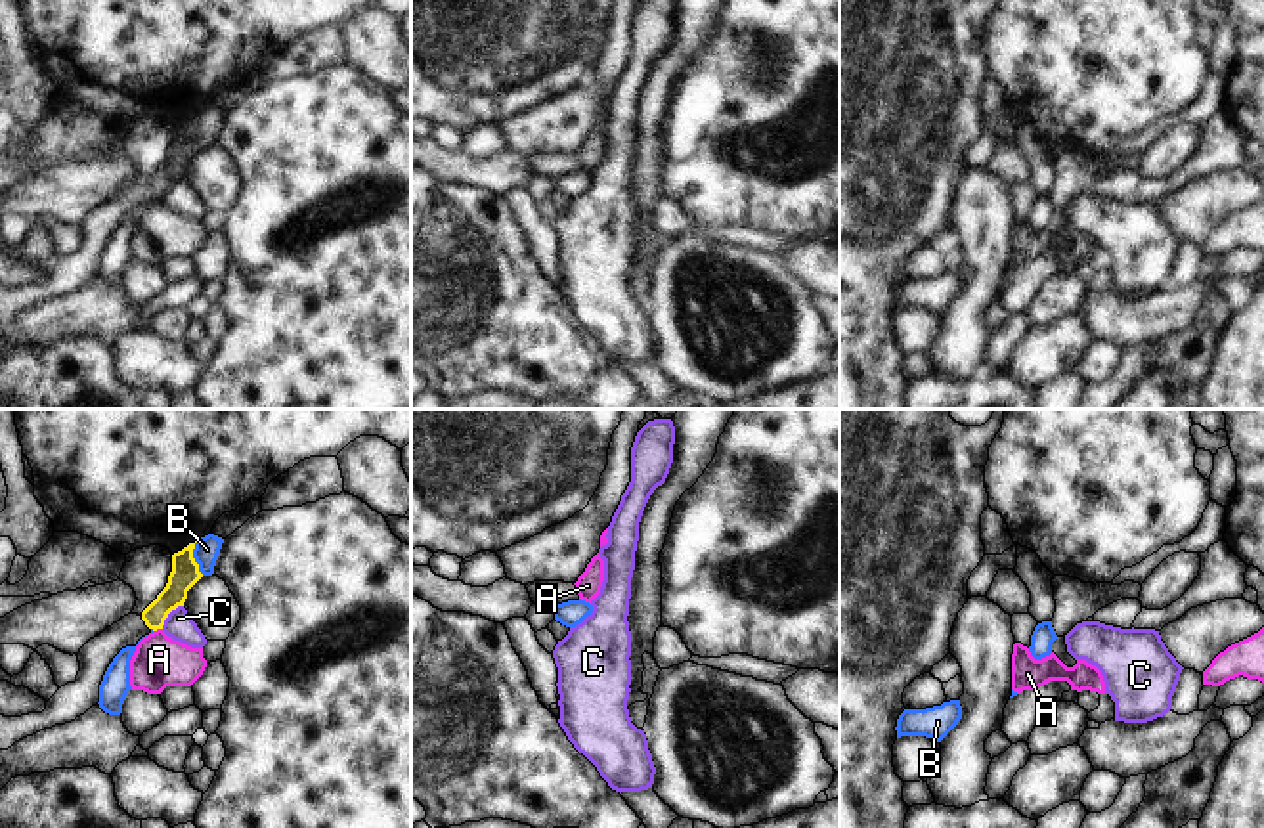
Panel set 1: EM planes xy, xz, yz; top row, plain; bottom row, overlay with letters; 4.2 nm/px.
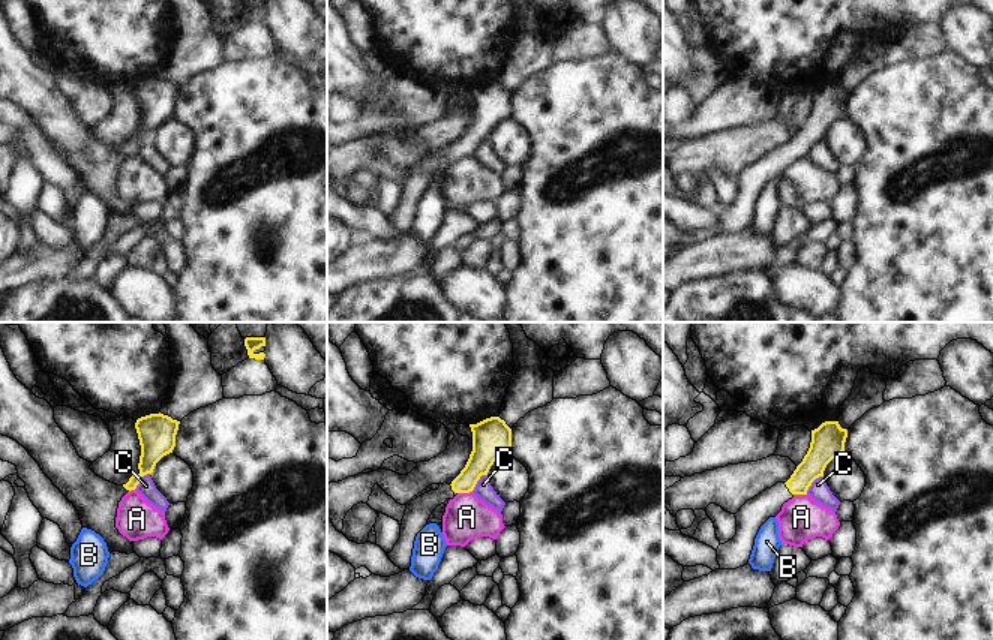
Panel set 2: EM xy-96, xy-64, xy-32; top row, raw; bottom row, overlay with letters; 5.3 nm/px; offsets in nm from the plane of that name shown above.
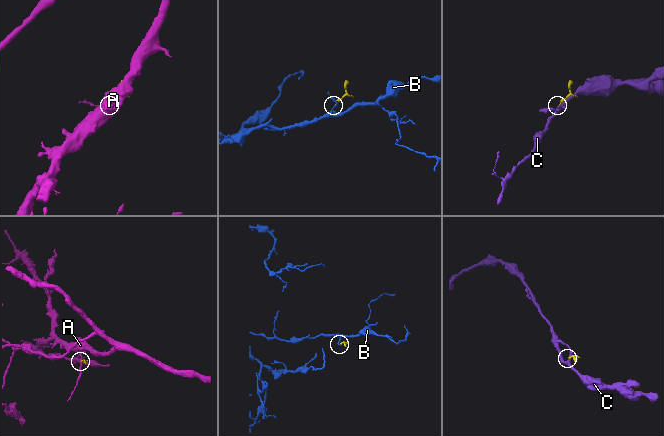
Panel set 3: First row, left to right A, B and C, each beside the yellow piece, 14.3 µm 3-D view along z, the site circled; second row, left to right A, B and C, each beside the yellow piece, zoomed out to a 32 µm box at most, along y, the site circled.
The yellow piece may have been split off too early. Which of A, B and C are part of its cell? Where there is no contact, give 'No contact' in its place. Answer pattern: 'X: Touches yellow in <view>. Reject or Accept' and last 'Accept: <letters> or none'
A: Touches yellow in xy. Reject
B: Touches yellow in xy. Reject
C: Touches yellow in xy. Reject
Accept: none.

